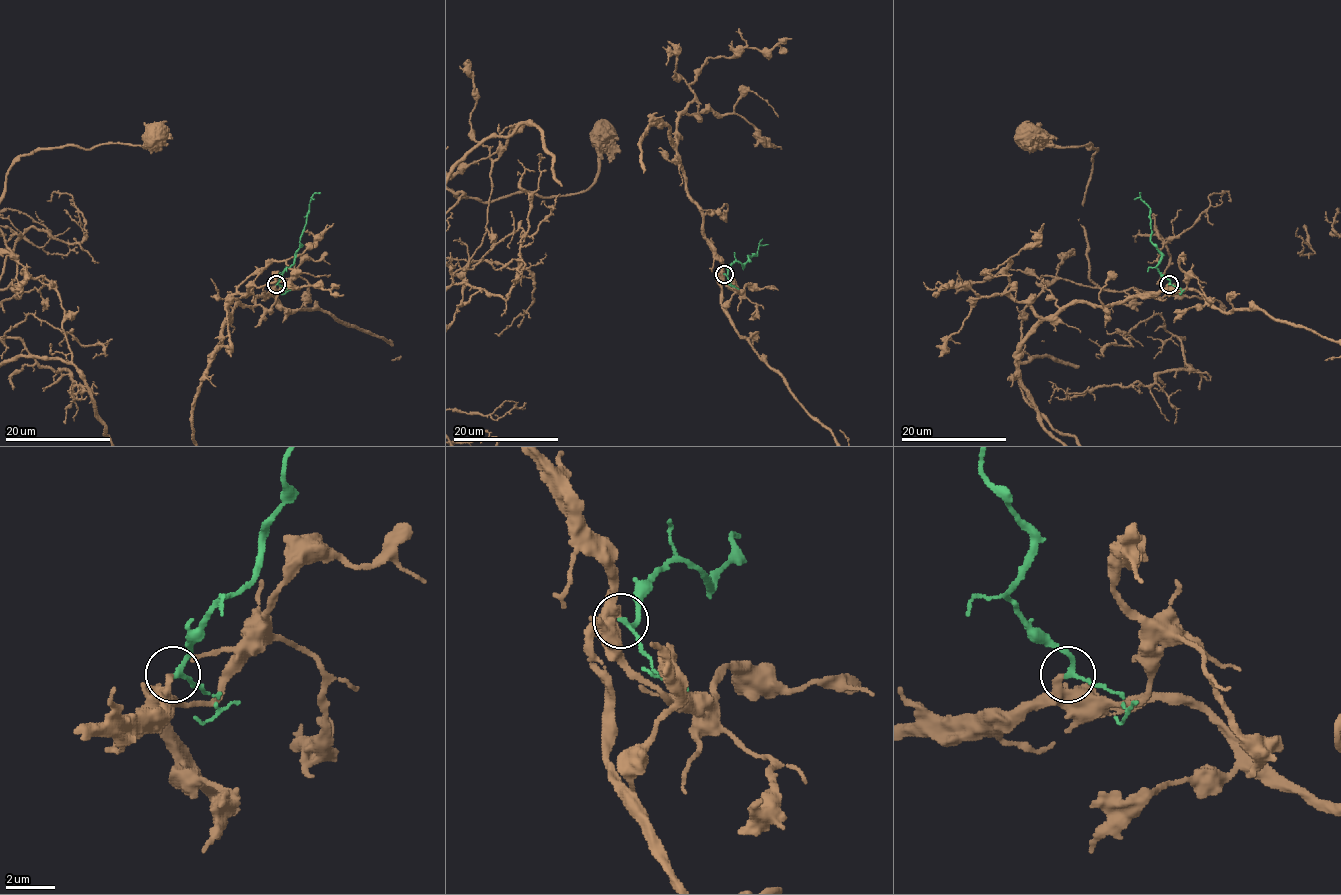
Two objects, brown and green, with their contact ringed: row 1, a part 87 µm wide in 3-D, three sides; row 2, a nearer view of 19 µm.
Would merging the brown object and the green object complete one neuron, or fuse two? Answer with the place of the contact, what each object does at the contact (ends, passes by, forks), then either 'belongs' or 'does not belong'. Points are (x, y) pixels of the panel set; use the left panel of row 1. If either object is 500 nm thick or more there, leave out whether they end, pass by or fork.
place (276, 284); brown ends; green passes by; does not belong

